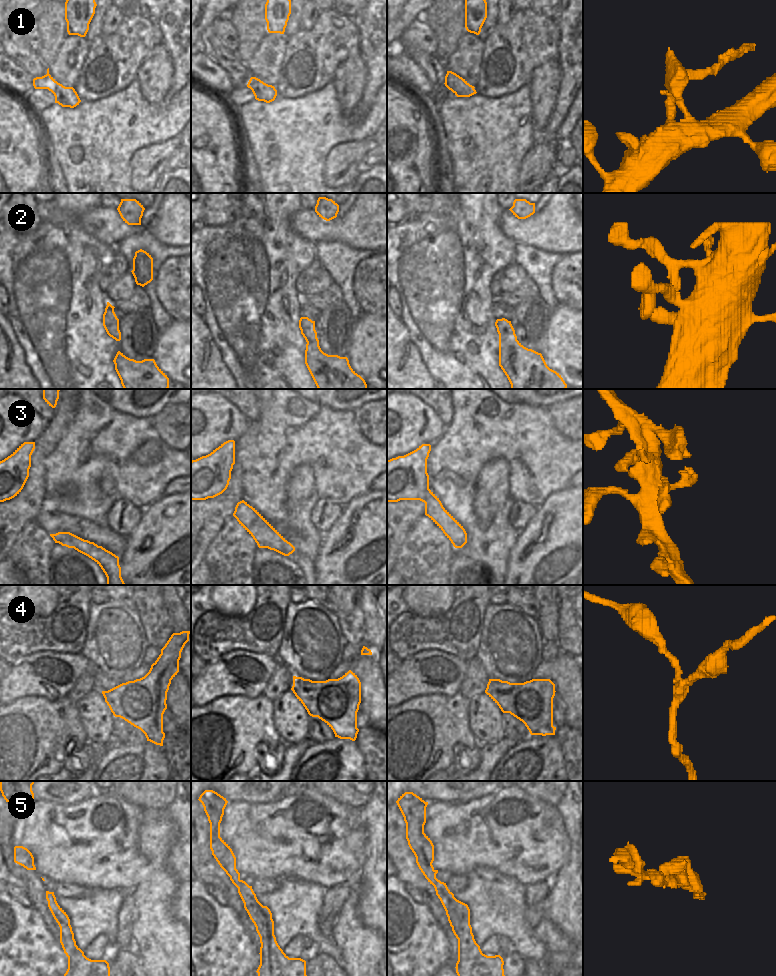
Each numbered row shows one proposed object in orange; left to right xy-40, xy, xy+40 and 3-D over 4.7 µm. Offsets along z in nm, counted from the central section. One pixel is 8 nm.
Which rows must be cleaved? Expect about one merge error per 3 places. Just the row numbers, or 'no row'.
1

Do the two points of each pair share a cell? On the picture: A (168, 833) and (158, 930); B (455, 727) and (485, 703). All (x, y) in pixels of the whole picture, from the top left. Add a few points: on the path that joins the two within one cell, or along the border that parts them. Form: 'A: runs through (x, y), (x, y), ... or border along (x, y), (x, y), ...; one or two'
A: runs through (159, 857), (158, 906); one
B: border along (470, 699), (469, 729), (476, 739); two

